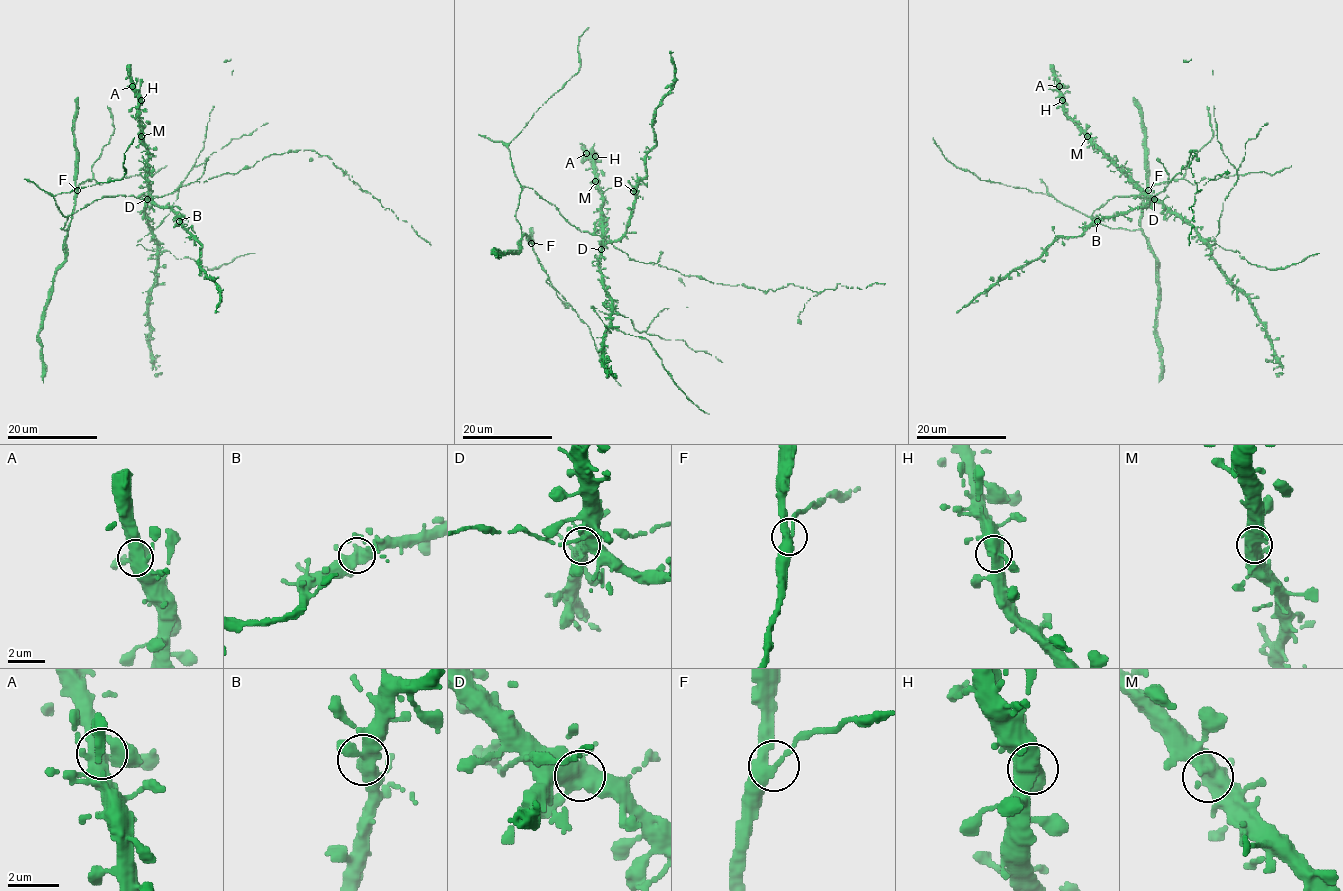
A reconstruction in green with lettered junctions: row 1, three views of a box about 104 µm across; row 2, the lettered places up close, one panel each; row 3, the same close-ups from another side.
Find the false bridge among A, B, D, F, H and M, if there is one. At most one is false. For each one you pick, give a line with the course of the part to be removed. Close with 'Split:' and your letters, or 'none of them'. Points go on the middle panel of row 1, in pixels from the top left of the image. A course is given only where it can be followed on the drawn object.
Split: none of them

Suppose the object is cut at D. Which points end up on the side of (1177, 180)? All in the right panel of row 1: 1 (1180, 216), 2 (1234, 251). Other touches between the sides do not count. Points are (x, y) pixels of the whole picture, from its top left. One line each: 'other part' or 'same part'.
1: other part
2: same part

